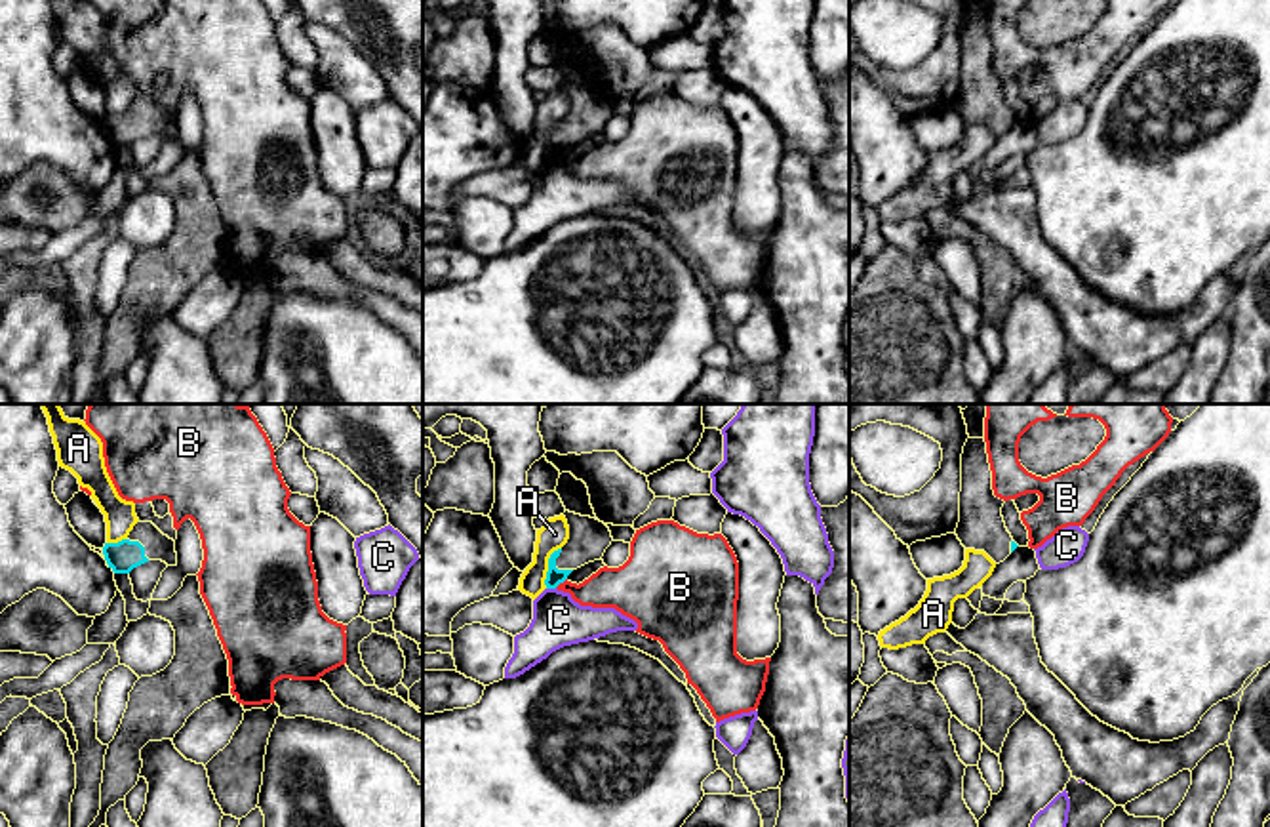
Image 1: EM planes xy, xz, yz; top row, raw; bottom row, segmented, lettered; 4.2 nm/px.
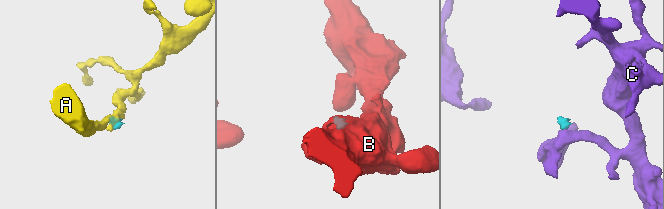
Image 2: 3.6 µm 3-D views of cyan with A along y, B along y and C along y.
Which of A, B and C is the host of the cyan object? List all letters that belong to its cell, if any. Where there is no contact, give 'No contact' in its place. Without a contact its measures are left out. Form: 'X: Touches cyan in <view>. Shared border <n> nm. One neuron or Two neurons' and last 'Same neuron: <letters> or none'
A: Touches cyan in xz. Shared border 190 nm. Two neurons
B: Touches cyan in xz. Shared border 70 nm. Two neurons
C: Touches cyan in xz. Shared border 40 nm. Two neurons
Same neuron: none

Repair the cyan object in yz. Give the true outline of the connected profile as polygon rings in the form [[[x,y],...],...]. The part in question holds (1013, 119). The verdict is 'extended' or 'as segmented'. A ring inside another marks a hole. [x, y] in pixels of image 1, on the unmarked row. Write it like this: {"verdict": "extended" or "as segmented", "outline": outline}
{"verdict": "extended", "outline": [[[967,11],[962,27],[960,95],[956,109],[965,122],[984,124],[996,137],[1019,118],[1005,101],[1003,72],[994,69],[984,11]]]}

